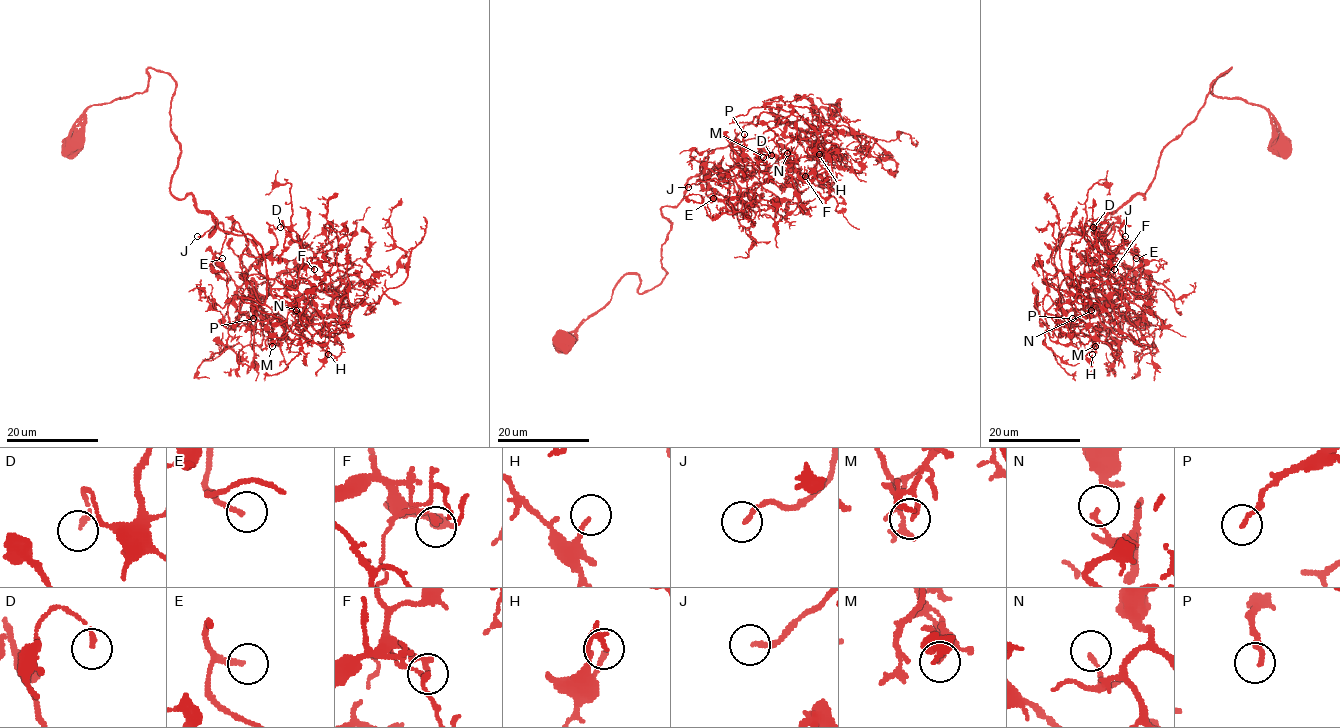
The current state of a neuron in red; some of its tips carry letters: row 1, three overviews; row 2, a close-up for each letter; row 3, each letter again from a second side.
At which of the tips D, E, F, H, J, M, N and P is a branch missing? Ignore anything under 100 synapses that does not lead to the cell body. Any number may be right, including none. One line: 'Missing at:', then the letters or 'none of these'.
Missing at: E, J

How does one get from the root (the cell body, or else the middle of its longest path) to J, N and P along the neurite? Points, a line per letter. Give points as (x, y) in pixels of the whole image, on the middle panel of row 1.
J: (564, 341), (626, 274), (639, 293), (662, 281), (661, 209), (706, 161), (688, 187)
N: (564, 341), (626, 274), (639, 293), (662, 281), (661, 209), (710, 151), (768, 112), (787, 153)
P: (564, 341), (626, 274), (639, 293), (662, 281), (661, 209), (704, 161), (749, 159), (744, 134)

